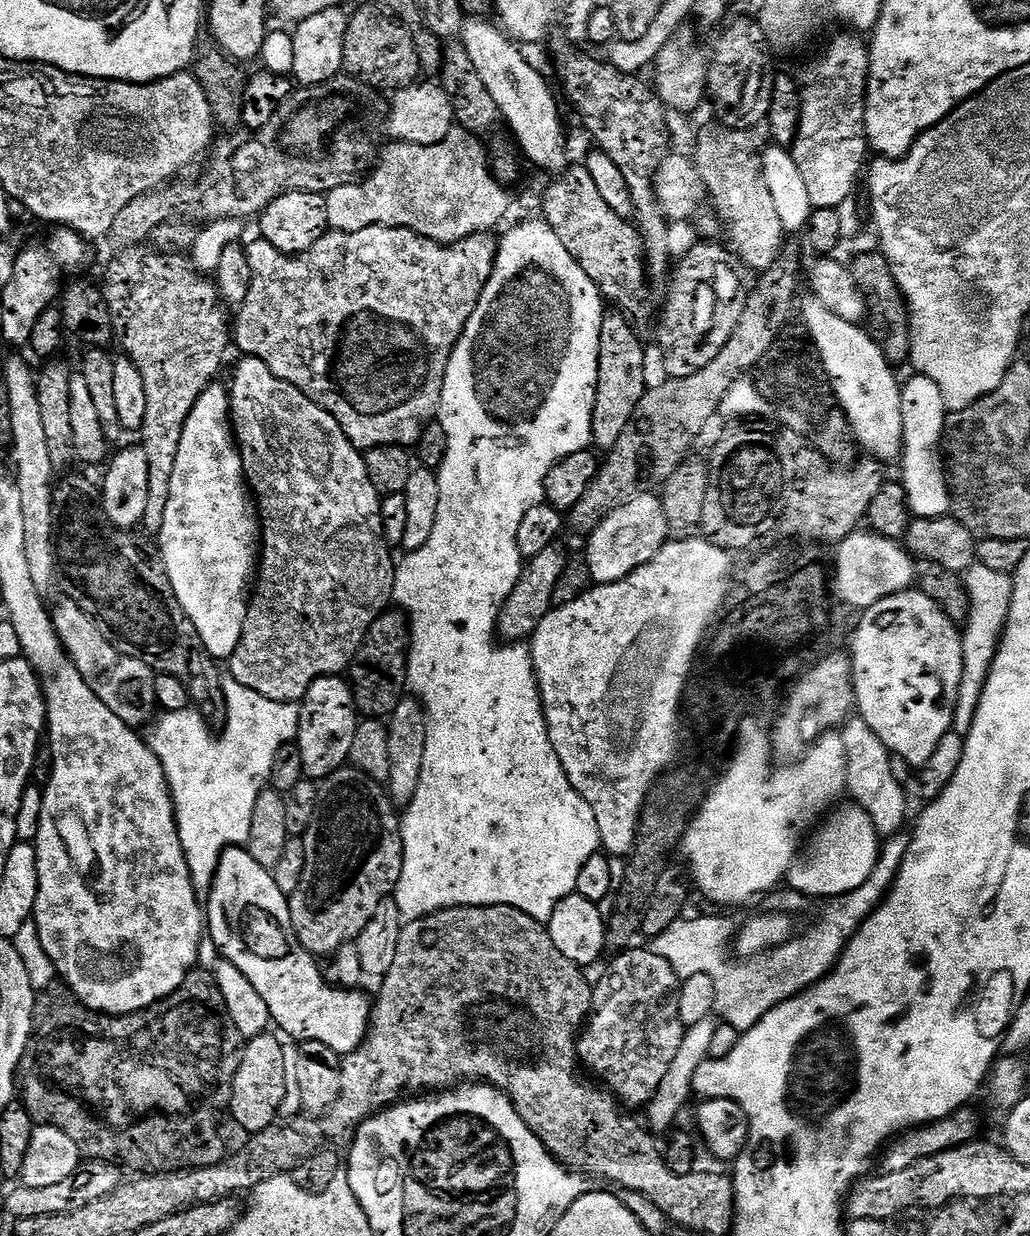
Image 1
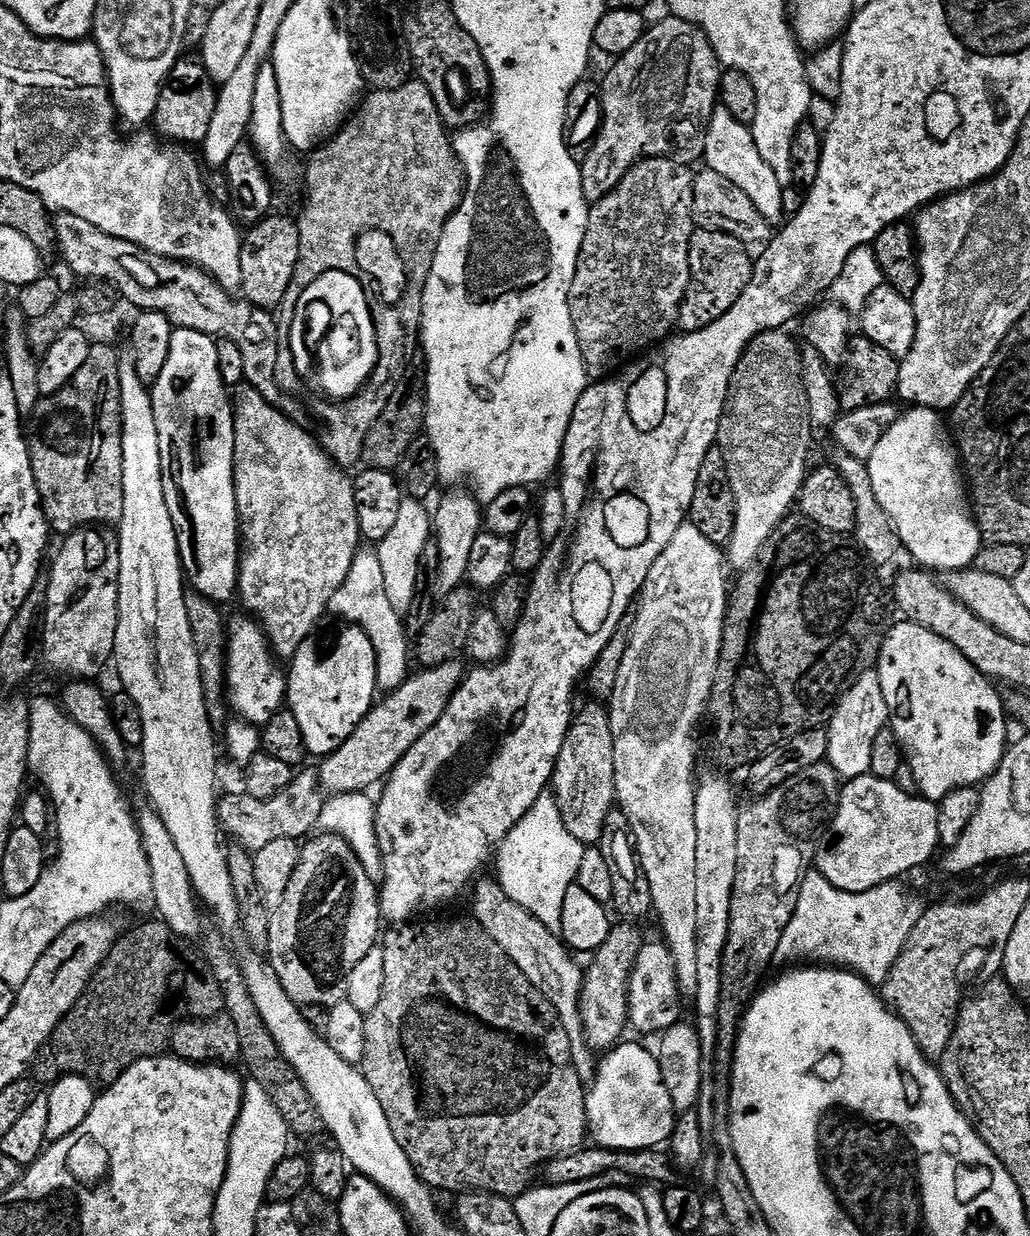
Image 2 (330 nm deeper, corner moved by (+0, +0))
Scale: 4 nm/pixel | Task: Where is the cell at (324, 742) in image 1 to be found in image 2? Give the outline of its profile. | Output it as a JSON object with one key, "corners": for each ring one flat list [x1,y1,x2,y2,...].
{"corners":[[356,624,321,627,298,646,286,672,286,704,302,726,302,738,314,757,328,756,363,722,378,696,376,655,370,638]]}

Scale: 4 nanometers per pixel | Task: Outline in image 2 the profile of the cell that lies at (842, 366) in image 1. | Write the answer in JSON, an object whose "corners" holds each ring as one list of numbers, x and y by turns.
{"corners":[[717,107,708,123,708,133,702,145,703,152,704,160,708,163,705,165,711,171,722,174,722,178,730,178,730,182,734,182,734,186,738,186,738,190,742,190,742,194,746,194,746,198,750,198,750,202,758,206,758,214,762,214,762,218,776,222,776,219,784,216,783,187,762,154,758,154,758,146,749,125,738,122,738,118,734,118,734,114,730,114,725,108]]}

